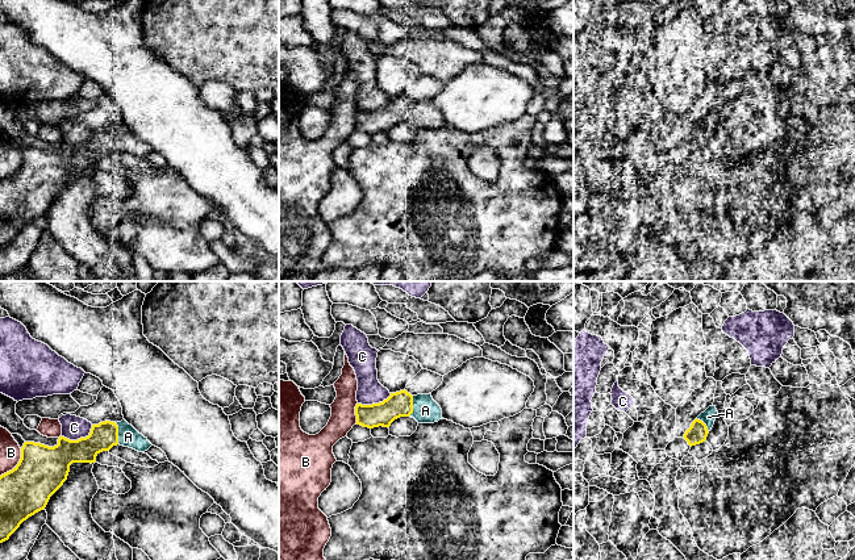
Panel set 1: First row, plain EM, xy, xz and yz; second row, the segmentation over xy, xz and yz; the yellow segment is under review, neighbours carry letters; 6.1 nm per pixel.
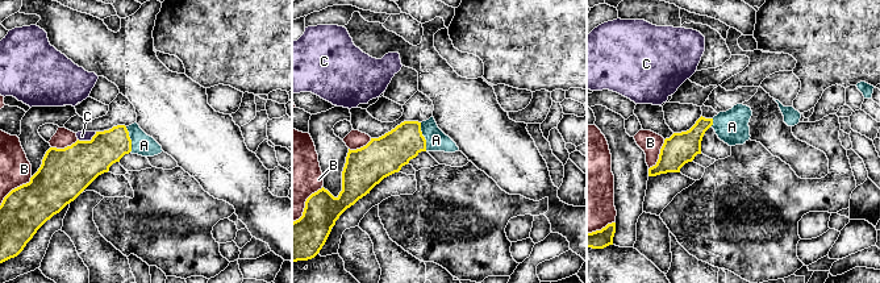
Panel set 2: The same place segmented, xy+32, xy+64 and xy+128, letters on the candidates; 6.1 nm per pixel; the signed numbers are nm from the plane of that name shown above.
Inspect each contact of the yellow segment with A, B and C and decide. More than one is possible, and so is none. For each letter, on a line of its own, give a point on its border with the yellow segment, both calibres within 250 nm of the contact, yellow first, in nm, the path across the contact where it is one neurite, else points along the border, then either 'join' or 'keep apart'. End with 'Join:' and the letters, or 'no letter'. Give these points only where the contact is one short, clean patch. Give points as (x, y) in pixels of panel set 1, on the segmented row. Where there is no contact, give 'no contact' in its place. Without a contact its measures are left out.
A: contact xy (117, 434); calibres 170 and 130 nm; join
B: contact xy (17, 464); calibres 300 and 130 nm; keep apart
C: contact xy (80, 438); calibres 240 and 150 nm; border xy (92, 425), (84, 437), (76, 439), (62, 437); keep apart
Join: A

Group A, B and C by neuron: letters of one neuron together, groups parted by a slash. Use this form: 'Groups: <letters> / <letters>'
Groups: A / B / C

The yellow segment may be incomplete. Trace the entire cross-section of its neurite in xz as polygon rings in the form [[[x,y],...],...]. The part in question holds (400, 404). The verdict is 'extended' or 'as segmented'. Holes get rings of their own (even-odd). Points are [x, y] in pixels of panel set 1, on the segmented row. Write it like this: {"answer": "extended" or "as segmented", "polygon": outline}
{"answer": "extended", "polygon": [[[405,389],[391,393],[379,404],[355,406],[356,425],[363,427],[389,427],[400,417],[412,417],[418,423],[434,423],[442,419],[442,409],[431,394],[412,396]]]}

